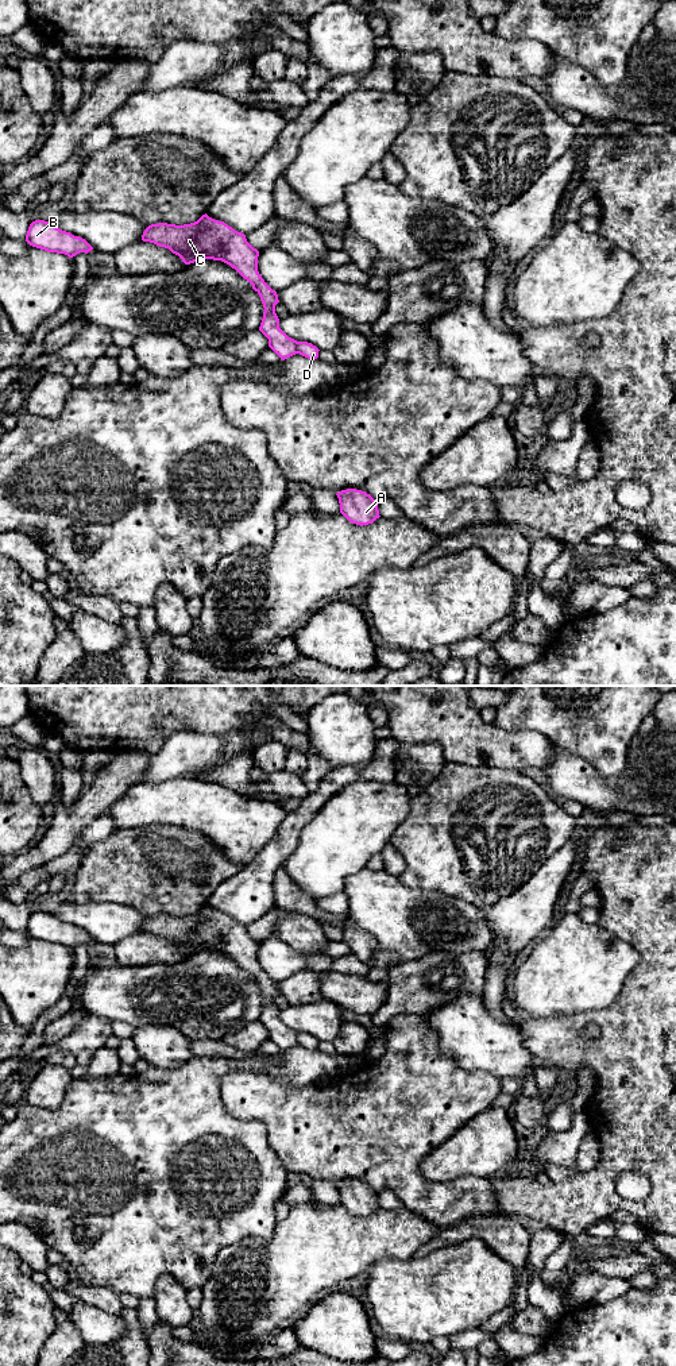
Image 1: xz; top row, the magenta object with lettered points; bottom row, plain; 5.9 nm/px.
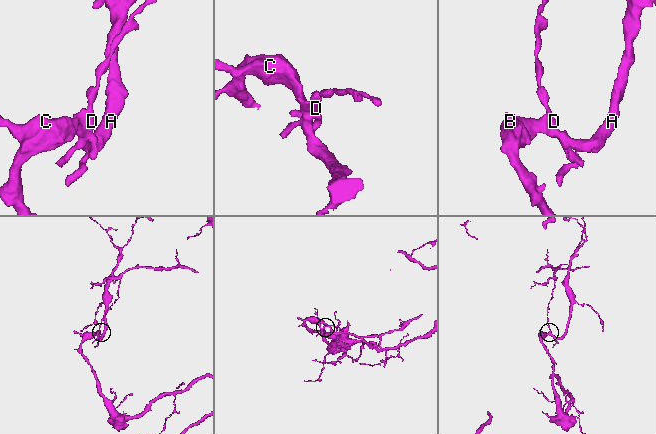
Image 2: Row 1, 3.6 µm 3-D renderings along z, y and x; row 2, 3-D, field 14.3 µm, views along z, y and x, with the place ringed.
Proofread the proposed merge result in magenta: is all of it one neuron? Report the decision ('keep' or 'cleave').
cleave

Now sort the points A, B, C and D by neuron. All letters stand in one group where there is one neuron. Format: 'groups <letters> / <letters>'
groups A B C / D

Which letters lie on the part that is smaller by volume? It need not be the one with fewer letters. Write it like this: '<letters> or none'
D

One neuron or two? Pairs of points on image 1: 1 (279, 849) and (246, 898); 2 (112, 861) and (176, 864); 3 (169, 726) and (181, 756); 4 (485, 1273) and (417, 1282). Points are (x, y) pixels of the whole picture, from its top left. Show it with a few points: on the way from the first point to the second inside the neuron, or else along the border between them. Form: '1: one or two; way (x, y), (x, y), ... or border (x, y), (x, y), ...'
1: one; way (267, 861), (252, 886)
2: one; way (128, 864), (159, 864)
3: two; border (184, 729), (177, 729), (167, 736)
4: one; way (468, 1280), (433, 1280)

